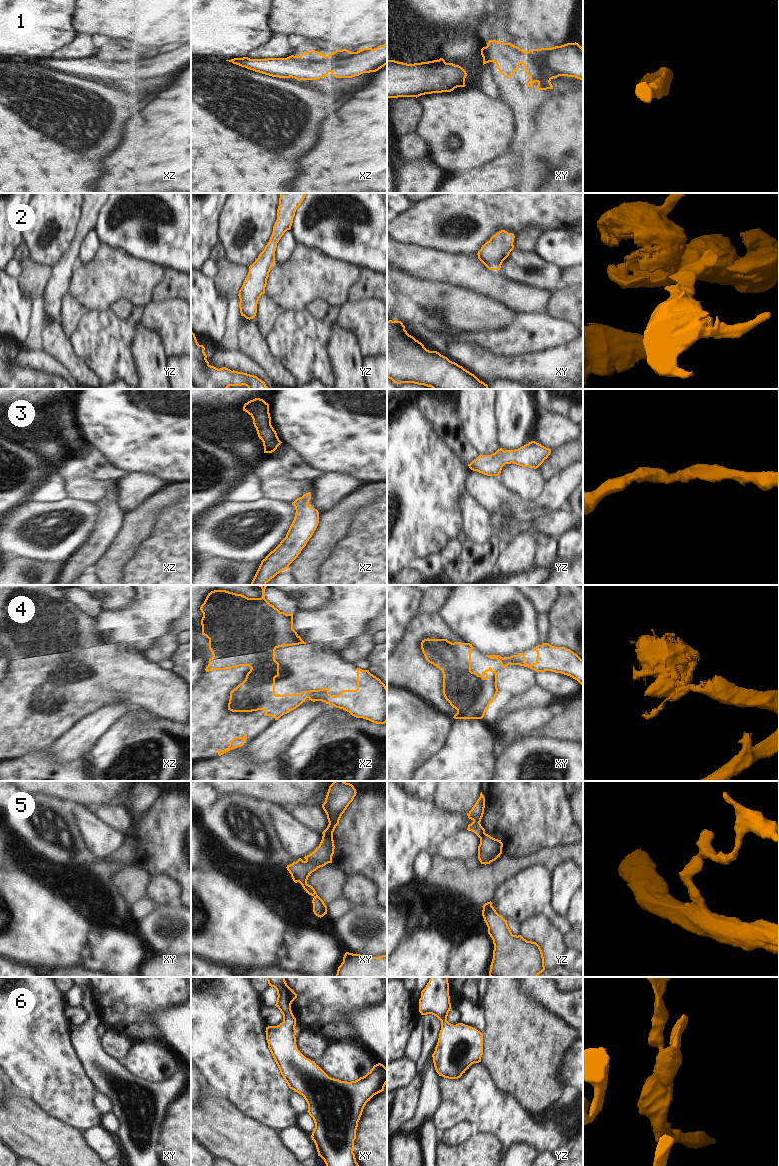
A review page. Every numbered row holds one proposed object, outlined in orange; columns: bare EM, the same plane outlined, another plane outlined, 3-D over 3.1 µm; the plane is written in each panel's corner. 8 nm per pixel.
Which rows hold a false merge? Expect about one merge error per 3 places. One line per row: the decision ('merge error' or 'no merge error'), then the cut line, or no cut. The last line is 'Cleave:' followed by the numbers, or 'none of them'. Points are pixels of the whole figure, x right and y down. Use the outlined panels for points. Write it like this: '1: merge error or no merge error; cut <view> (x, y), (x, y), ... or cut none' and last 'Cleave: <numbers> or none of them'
1: no merge error; cut none
2: no merge error; cut none
3: no merge error; cut none
4: no merge error; cut none
5: merge error; cut xy (323, 834), (332, 838)
6: no merge error; cut none
Cleave: 5

